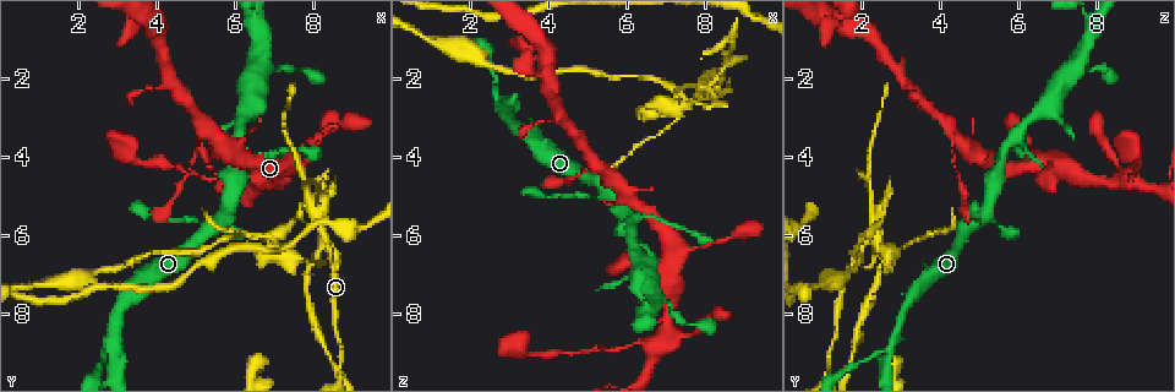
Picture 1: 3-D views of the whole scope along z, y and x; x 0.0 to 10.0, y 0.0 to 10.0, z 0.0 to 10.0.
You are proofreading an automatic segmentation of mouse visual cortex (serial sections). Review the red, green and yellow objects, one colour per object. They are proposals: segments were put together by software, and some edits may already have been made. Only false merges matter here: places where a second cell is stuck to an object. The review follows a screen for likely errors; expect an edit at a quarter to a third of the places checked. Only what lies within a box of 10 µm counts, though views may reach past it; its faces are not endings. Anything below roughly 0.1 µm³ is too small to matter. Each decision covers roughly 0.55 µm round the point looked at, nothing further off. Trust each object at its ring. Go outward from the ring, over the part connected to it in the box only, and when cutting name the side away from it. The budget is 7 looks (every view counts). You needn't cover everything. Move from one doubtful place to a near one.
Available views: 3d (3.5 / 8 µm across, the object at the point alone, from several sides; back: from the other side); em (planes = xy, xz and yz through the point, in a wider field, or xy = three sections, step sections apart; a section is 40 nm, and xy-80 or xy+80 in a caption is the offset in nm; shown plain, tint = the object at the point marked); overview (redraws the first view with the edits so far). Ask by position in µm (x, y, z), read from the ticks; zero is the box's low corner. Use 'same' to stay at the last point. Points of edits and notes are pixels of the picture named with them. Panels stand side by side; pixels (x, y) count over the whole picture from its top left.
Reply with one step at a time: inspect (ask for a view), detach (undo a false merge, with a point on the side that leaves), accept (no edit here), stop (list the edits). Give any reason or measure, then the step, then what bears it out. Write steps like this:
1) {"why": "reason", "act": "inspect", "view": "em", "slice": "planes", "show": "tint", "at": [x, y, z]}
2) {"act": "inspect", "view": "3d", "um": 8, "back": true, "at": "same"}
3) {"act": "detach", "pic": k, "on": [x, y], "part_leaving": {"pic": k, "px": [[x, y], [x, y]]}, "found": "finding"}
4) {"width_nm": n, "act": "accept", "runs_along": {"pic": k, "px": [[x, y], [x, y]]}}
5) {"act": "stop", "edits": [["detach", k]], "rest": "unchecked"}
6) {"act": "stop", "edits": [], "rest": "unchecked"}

{"why": "two arms in line, one across", "act": "inspect", "view": "3d", "um": 8, "at": [2.95, 8.70, 2.75]}

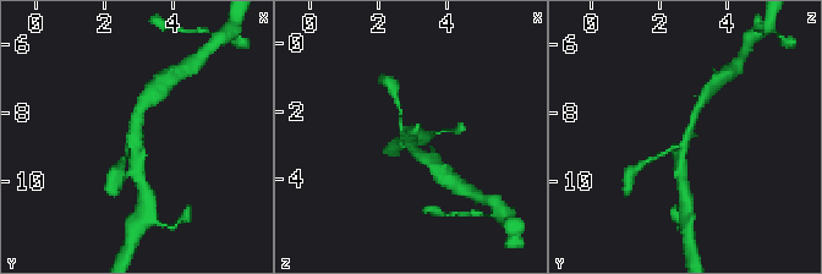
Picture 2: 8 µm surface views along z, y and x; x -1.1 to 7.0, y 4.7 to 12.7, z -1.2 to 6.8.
{"why": "zoom in", "act": "inspect", "view": "3d", "um": 3.5, "at": "same"}

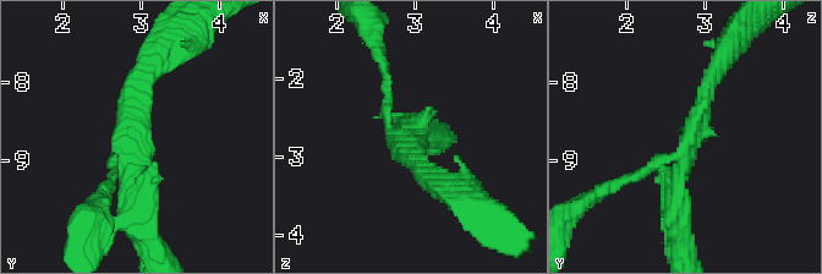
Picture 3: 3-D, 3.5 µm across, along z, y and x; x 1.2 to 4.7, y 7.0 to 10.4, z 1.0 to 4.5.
{"arms": 3, "arm_widths_nm": [150, 200, 300], "act": "inspect", "view": "em", "slice": "xy", "step": 1, "show": "tint", "at": [2.90, 8.75, 2.80]}

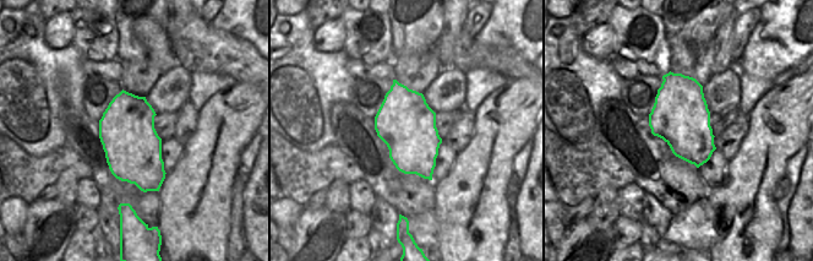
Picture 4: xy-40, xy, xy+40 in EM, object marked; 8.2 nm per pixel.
{"act": "accept", "runs_along": {"pic": 3, "px": [[718, 66], [674, 179], [674, 217]]}, "found": "continuous, no second cell"}

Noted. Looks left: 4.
{"why": "narrows sharply", "act": "inspect", "view": "3d", "um": 3.5, "at": [8.55, 8.55, 1.30]}

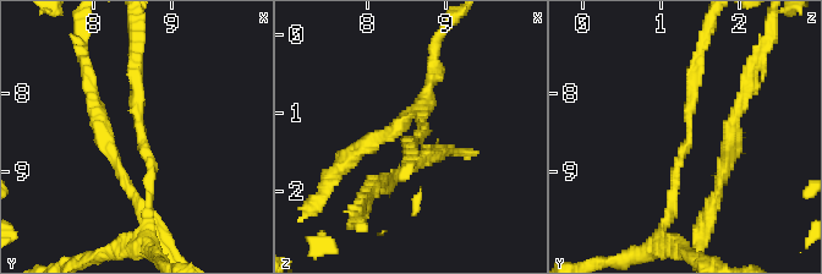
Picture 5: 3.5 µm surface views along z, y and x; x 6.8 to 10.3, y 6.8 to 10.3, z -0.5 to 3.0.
{"act": "inspect", "view": "em", "slice": "planes", "show": "tint", "at": [8.55, 8.50, 1.35]}

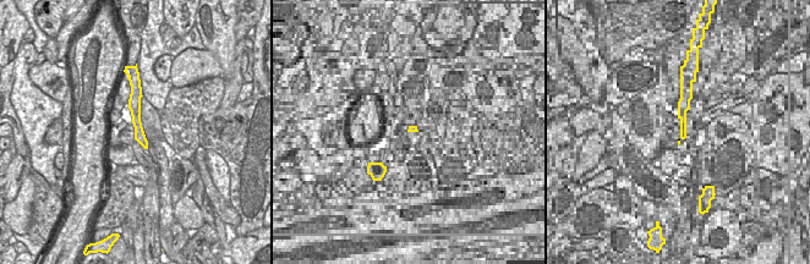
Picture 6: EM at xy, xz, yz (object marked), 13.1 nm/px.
{"act": "inspect", "view": "em", "slice": "xy", "step": 3, "show": "tint", "at": "same"}

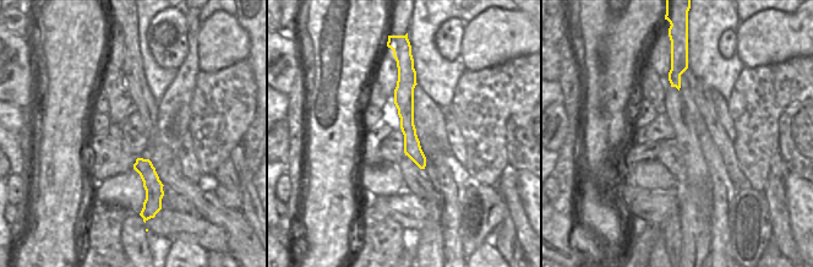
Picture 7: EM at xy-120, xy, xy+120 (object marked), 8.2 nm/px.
{"arm_widths_nm": [150, 200], "act": "accept", "runs_along": {"pic": 7, "px": [[412, 72], [407, 126], [421, 164]]}, "found": "all the same cell"}

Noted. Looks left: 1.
{"act": "stop", "edits": [], "rest": "unchecked"}

